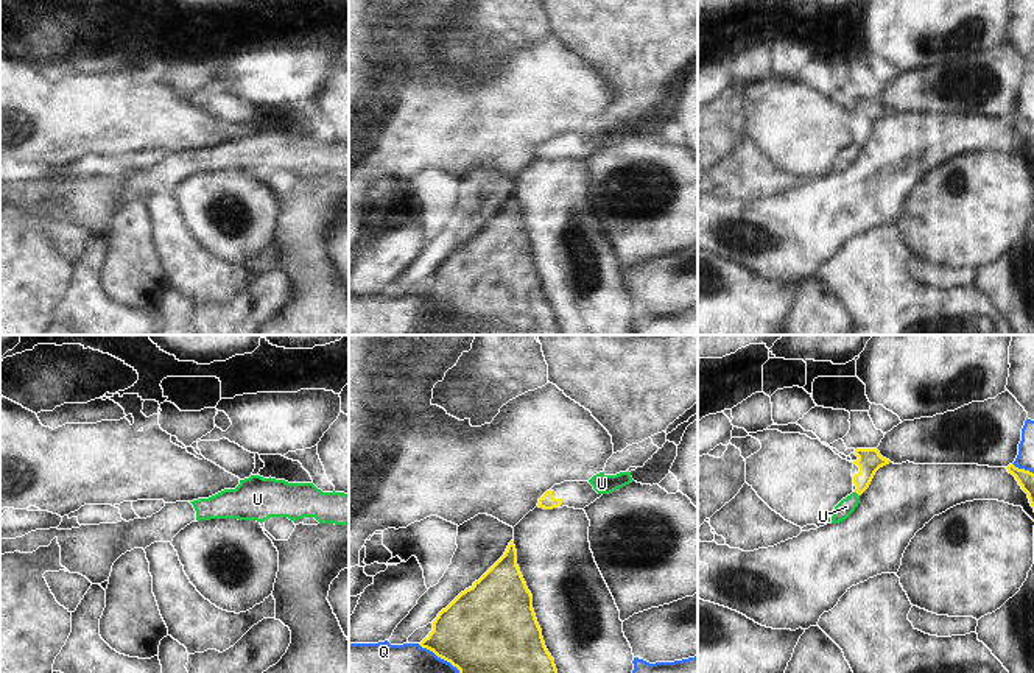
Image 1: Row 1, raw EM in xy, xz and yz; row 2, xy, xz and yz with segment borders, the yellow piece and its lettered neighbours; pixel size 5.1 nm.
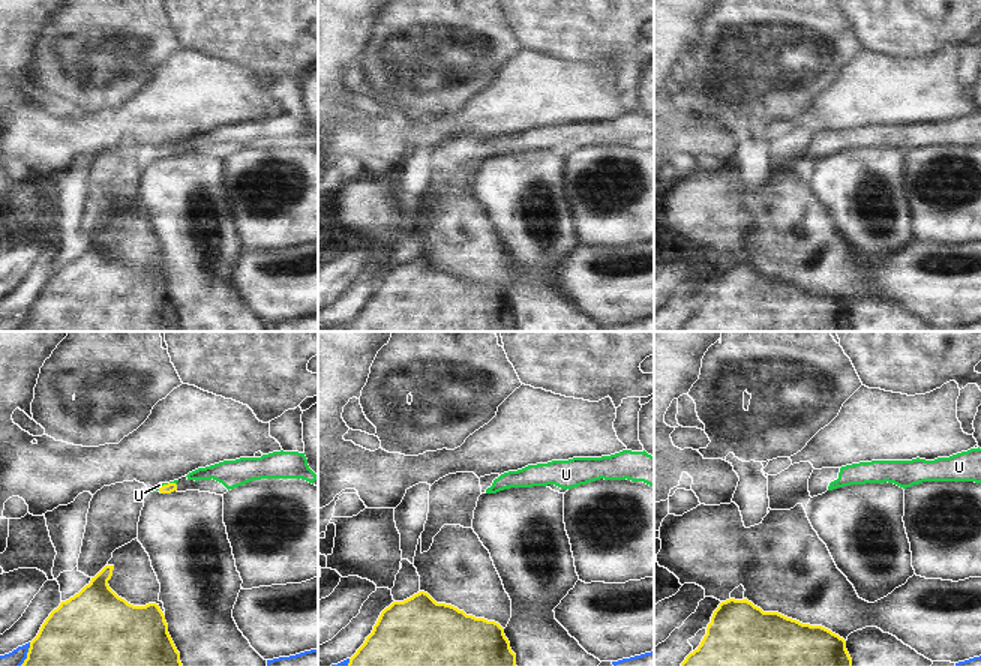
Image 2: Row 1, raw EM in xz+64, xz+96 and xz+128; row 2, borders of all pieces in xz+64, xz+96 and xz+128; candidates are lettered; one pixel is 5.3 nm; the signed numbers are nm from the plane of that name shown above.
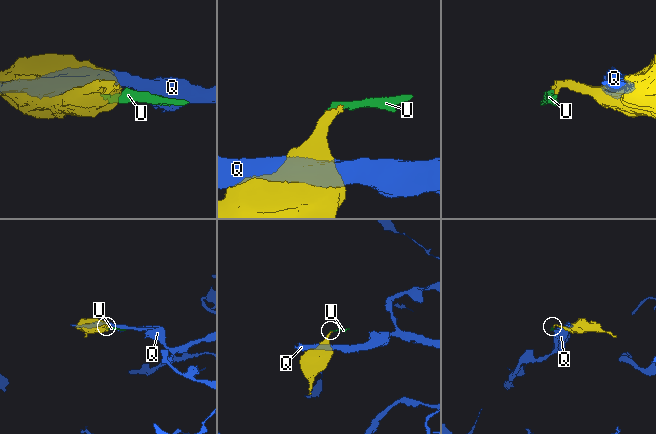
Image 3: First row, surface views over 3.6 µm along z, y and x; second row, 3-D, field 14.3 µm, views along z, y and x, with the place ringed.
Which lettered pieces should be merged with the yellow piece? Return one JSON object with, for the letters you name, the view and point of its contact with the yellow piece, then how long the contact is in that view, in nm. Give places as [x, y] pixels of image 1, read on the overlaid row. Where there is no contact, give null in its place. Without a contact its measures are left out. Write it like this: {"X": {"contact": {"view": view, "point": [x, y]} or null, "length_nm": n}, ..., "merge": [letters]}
{"merge": []}

